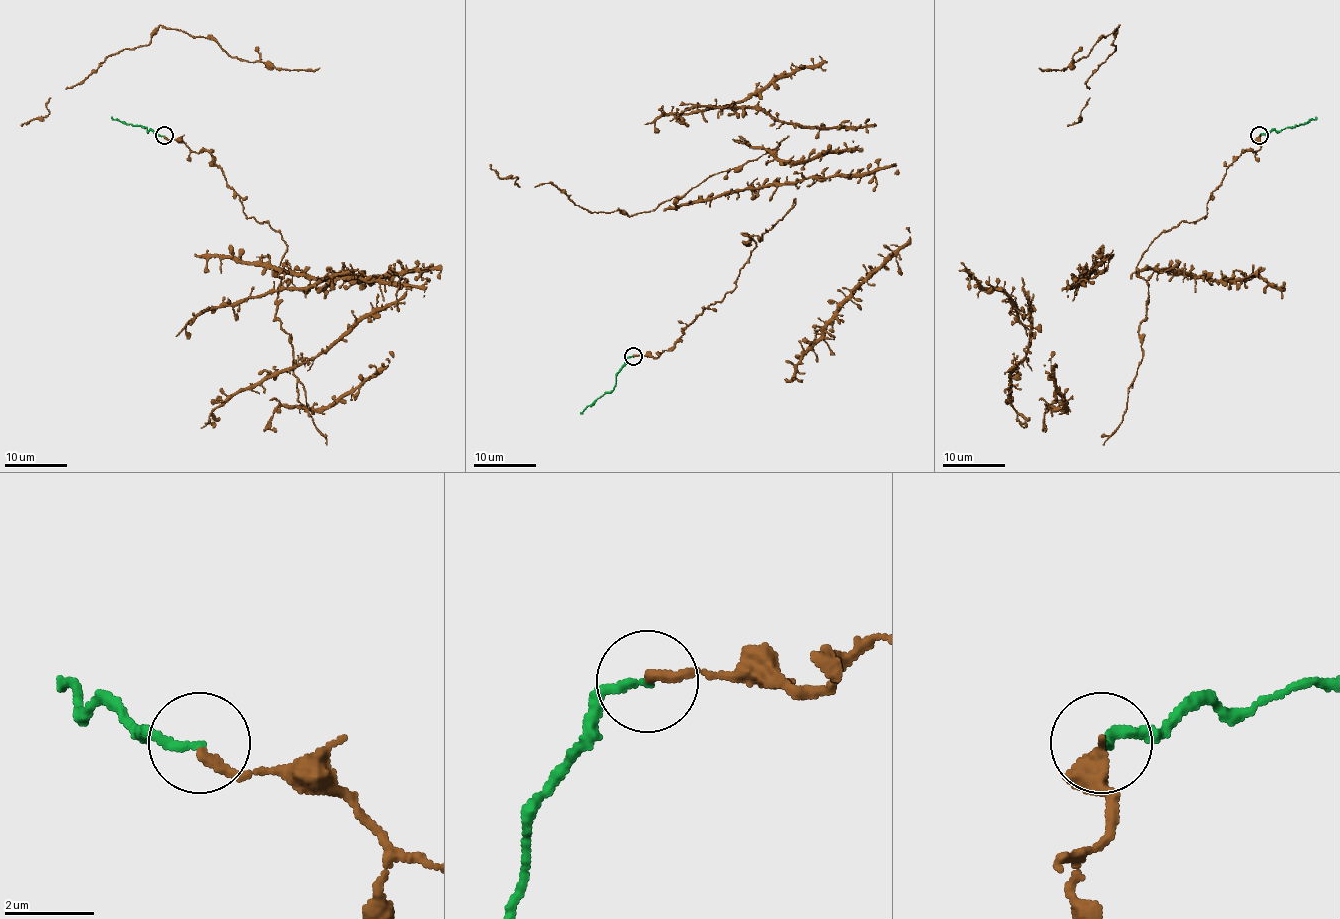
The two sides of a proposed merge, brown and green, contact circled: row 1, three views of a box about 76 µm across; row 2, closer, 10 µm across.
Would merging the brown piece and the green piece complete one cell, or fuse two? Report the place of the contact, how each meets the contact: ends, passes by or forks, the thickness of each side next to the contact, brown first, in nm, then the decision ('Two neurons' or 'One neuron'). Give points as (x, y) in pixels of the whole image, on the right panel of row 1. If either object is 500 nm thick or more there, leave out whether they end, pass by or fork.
Place: (1259, 135). At the ring brown ends. At the ring green ends. Thickness 220 nm (brown) against 180 nm. One neuron

